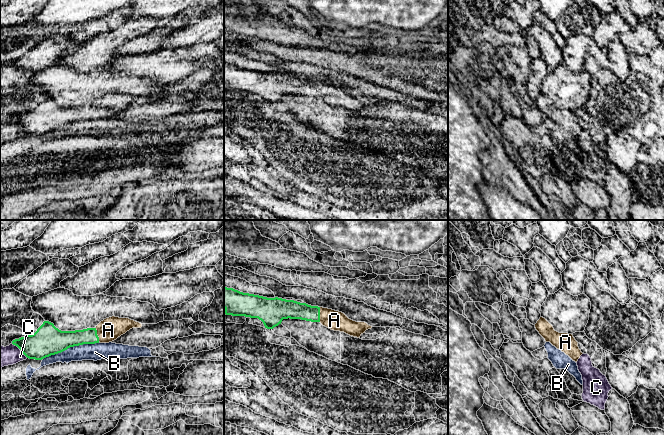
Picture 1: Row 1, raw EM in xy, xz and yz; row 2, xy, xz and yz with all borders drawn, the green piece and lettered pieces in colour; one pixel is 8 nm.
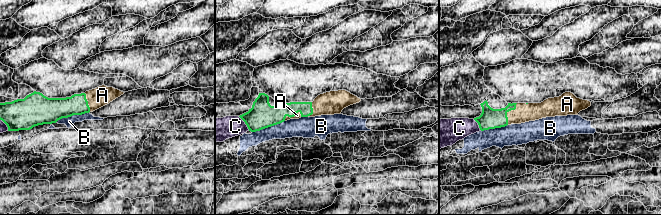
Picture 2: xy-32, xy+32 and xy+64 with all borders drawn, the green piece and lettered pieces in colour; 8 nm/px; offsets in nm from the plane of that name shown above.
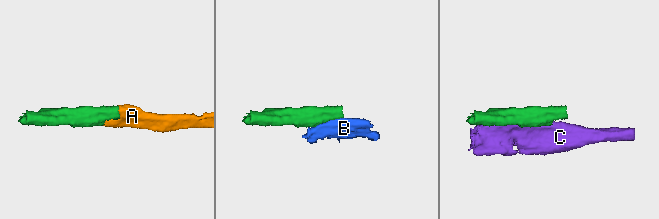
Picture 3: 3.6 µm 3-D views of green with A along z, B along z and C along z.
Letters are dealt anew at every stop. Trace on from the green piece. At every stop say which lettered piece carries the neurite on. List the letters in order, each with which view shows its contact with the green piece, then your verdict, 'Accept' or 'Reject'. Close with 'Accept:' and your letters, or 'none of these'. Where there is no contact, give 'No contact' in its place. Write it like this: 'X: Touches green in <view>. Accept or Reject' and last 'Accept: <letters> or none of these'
A: Touches green in xz. Accept
B: Touches green in xy. Reject
C: Touches green in xy. Reject
Accept: A

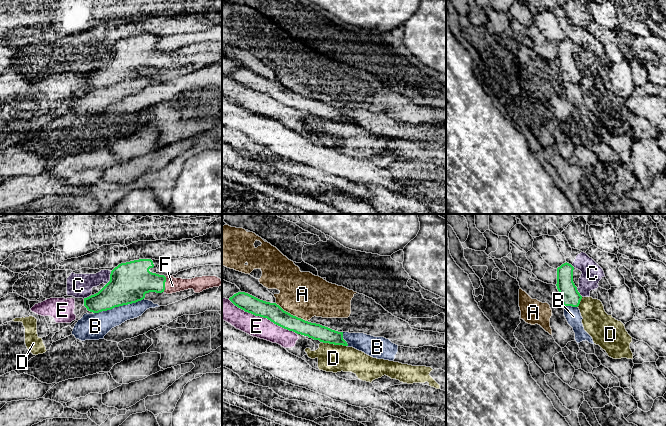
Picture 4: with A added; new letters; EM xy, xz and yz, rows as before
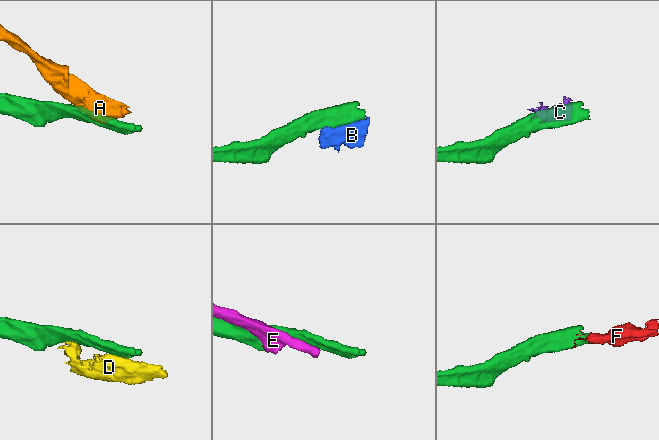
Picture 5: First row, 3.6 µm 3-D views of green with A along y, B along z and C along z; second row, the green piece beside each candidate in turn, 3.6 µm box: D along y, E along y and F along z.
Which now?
A: Touches green in xz. Reject
B: Touches green in xy. Reject
C: Touches green in xy. Reject
D: Touches green in xz. Reject
E: Touches green in xz. Reject
F: Touches green in xy. Accept
Accept: F

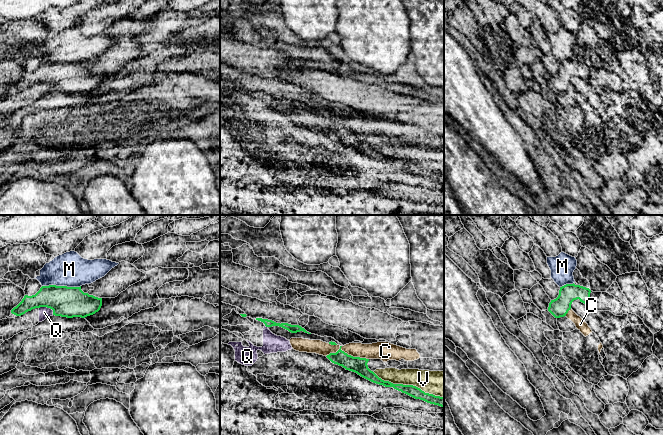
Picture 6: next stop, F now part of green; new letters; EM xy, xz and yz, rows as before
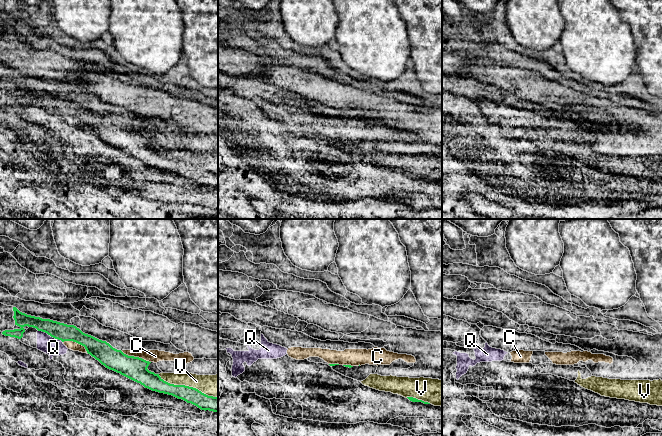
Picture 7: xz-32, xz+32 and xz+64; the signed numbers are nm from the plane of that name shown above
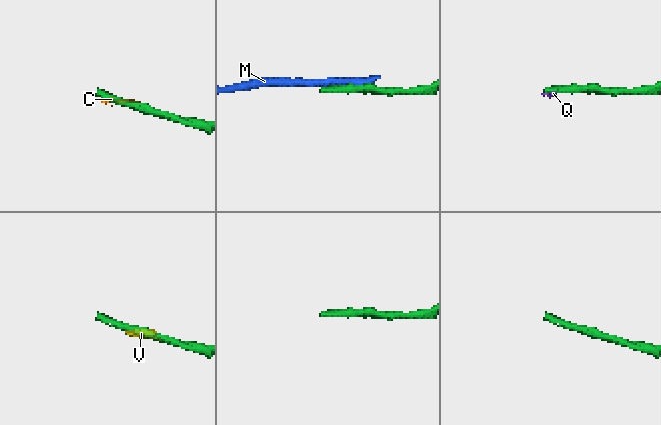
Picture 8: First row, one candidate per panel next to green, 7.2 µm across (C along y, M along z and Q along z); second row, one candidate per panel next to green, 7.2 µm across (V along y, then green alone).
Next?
C: Touches green in xz. Reject
M: Touches green in xy. Reject
Q: Touches green in xy. Reject
V: Touches green in xz. Reject
Accept: none of these

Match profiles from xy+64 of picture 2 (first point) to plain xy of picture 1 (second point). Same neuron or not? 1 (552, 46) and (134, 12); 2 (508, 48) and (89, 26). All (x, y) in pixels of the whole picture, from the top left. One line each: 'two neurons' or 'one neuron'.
1: two neurons
2: two neurons

